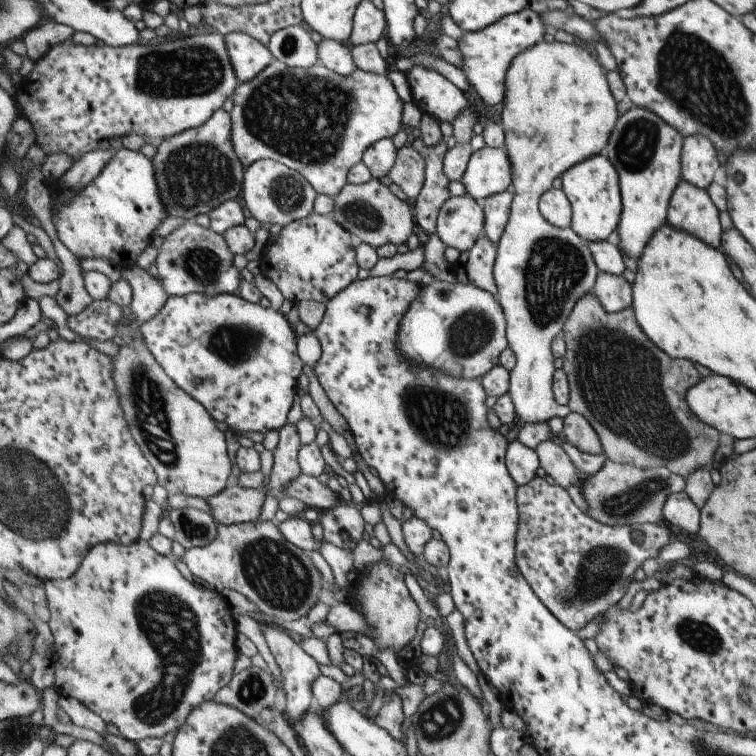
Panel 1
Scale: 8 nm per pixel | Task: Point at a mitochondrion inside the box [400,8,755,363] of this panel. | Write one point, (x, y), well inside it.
(692, 74)

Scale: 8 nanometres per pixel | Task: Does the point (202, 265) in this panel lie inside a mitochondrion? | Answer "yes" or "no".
yes

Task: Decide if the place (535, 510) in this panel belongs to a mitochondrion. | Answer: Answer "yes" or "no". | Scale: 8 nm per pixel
no

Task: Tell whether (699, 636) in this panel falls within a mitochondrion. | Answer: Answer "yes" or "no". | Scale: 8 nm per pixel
yes

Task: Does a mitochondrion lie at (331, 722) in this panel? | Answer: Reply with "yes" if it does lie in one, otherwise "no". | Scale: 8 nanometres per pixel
no

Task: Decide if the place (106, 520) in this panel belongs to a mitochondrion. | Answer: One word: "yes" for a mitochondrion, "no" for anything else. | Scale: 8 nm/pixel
no

